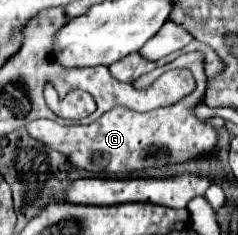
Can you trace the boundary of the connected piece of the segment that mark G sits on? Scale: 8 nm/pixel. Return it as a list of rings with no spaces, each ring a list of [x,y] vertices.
[[[198,52],[182,54],[174,62],[175,67],[186,67],[196,78],[196,90],[174,104],[172,108],[160,108],[152,112],[132,112],[126,106],[114,106],[110,112],[102,114],[96,122],[88,126],[60,126],[54,120],[34,120],[26,126],[28,134],[46,144],[48,148],[66,156],[66,160],[82,170],[92,174],[124,174],[134,170],[146,170],[164,164],[180,164],[192,162],[200,158],[214,158],[218,144],[218,130],[210,124],[208,118],[198,118],[194,108],[204,102],[206,74],[202,68],[202,60]]]

